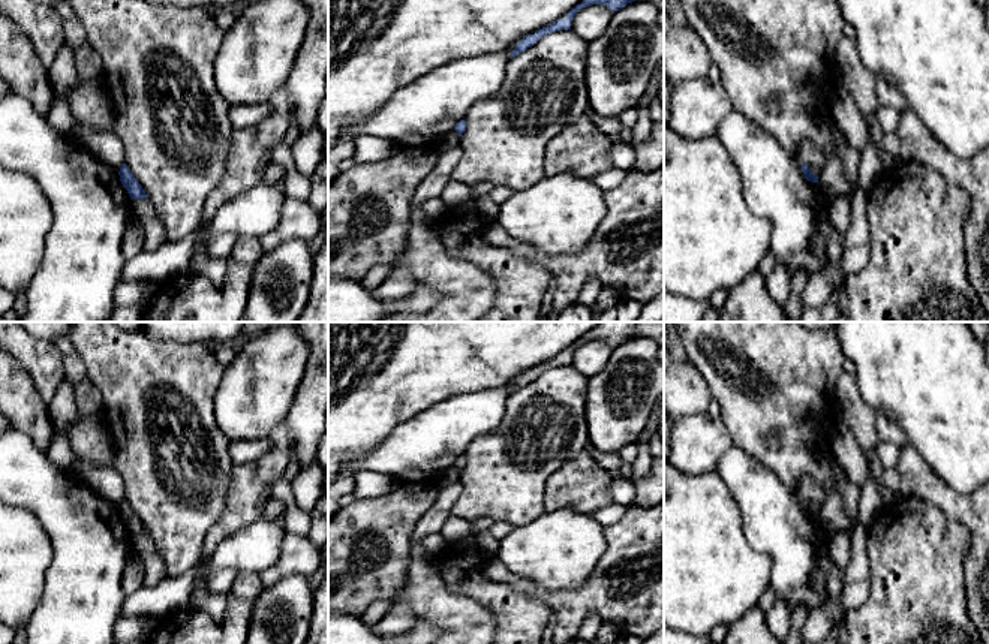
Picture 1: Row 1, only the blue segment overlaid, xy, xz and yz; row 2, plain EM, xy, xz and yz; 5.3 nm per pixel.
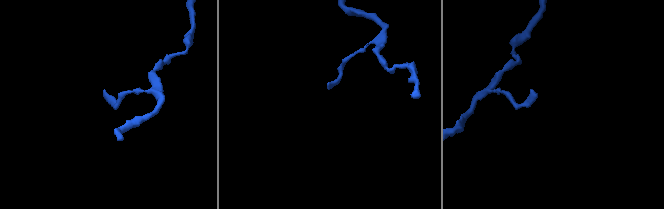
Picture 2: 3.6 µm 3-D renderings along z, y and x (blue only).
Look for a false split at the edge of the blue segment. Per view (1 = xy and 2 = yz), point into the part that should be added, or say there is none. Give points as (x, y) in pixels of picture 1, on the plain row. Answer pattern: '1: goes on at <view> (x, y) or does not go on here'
1: does not go on here
2: does not go on here

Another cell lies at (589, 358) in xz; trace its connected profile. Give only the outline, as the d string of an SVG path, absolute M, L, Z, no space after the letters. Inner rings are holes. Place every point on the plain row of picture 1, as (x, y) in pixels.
M602 340L581 343L569 358L571 365L587 379L593 377L607 365L616 346Z

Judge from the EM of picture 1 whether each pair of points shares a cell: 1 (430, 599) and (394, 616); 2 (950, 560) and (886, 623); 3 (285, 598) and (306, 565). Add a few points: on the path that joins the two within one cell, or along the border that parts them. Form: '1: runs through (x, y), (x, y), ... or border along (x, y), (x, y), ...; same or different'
1: border along (391, 605), (405, 602), (417, 620); different
2: runs through (934, 574), (902, 607); same
3: border along (307, 577), (285, 575), (267, 587); different

